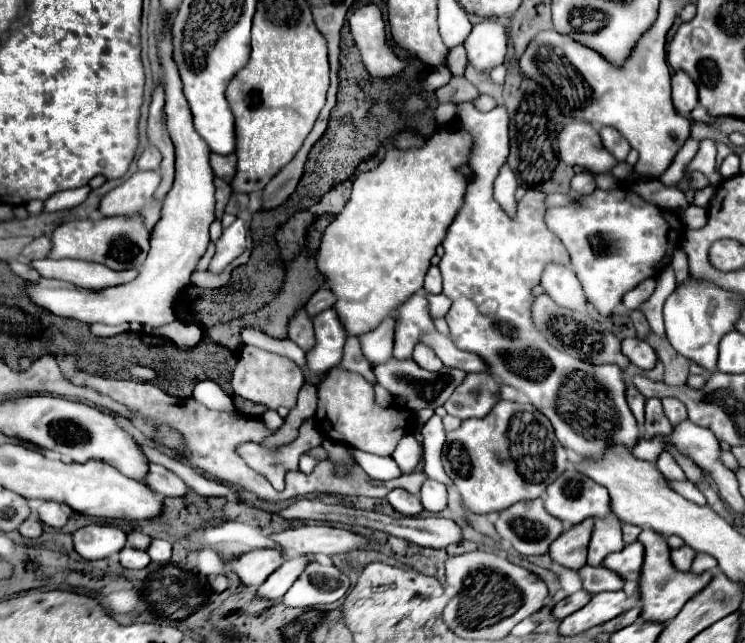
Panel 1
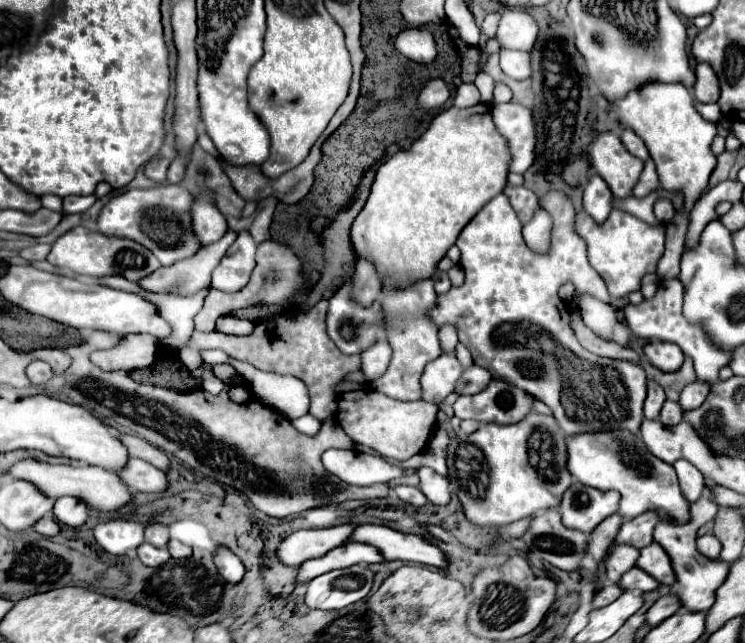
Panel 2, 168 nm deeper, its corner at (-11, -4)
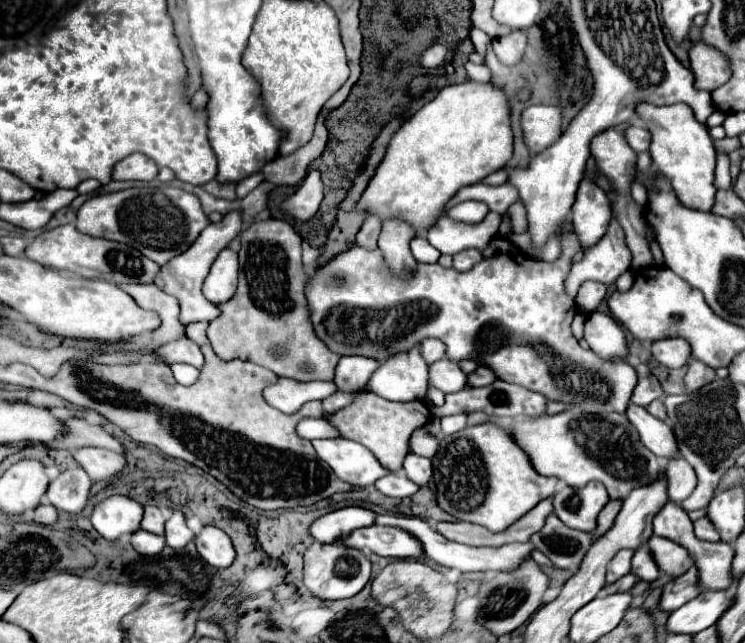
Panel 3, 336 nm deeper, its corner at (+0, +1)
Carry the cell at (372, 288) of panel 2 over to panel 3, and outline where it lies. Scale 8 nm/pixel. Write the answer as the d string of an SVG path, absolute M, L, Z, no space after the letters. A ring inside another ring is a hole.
M368 216L368 218L364 220L360 232L356 234L356 244L358 244L358 246L364 246L366 250L374 250L380 230L382 230L380 220L378 220L376 216Z

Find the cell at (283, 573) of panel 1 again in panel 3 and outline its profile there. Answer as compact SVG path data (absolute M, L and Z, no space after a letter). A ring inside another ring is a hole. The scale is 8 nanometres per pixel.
M368 526L354 530L348 538L340 540L342 546L352 546L356 550L368 550L372 554L386 558L418 558L422 556L422 546L416 538L398 528Z

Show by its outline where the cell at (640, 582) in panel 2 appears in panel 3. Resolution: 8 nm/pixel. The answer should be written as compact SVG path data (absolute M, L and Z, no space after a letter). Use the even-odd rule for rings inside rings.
M640 546L632 558L632 574L636 574L644 582L654 582L660 576L658 566L652 560L652 554L646 550L646 546Z

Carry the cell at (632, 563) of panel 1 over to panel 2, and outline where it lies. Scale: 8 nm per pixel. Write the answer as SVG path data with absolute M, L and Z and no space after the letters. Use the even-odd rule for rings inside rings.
M651 543L641 549L639 565L643 571L653 575L661 585L673 585L675 583L675 571L671 565L671 559L667 551L659 543Z

